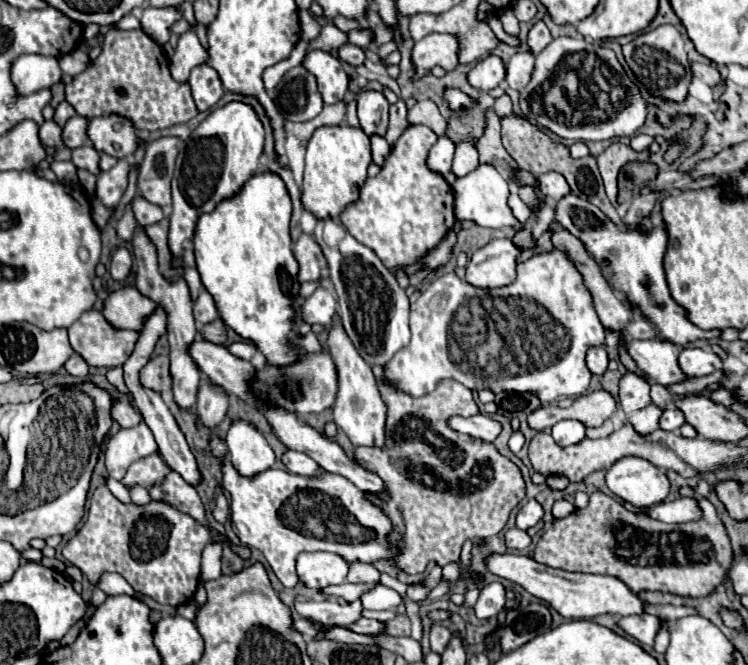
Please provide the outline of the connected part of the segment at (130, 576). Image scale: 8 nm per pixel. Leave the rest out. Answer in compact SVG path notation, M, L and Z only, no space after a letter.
M100 486L92 494L90 512L88 512L88 518L86 518L84 526L62 548L62 556L70 564L78 566L84 572L84 576L90 580L90 584L94 584L94 586L100 582L102 574L116 572L136 592L156 600L158 604L180 606L180 604L186 604L194 596L194 592L198 588L202 550L210 542L212 542L212 534L204 524L200 524L198 520L192 520L192 516L172 508L168 502L150 500L148 504L142 504L142 506L134 504L134 502L124 504L118 498L114 498L110 494L110 490Z

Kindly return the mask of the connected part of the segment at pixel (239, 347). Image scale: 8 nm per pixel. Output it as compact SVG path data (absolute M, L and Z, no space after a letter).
M236 342L236 344L228 346L228 350L230 350L234 356L242 358L242 360L250 360L250 358L258 352L258 350L254 348L254 344L250 344L250 342Z

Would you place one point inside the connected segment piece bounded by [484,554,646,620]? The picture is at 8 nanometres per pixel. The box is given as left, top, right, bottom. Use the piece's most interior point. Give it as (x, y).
(573, 595)

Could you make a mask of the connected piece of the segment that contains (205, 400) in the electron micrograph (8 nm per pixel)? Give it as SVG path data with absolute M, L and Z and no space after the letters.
M202 376L196 402L196 416L200 424L214 428L224 420L226 410L228 410L228 396L222 390L216 390L216 386L210 380L204 380Z

